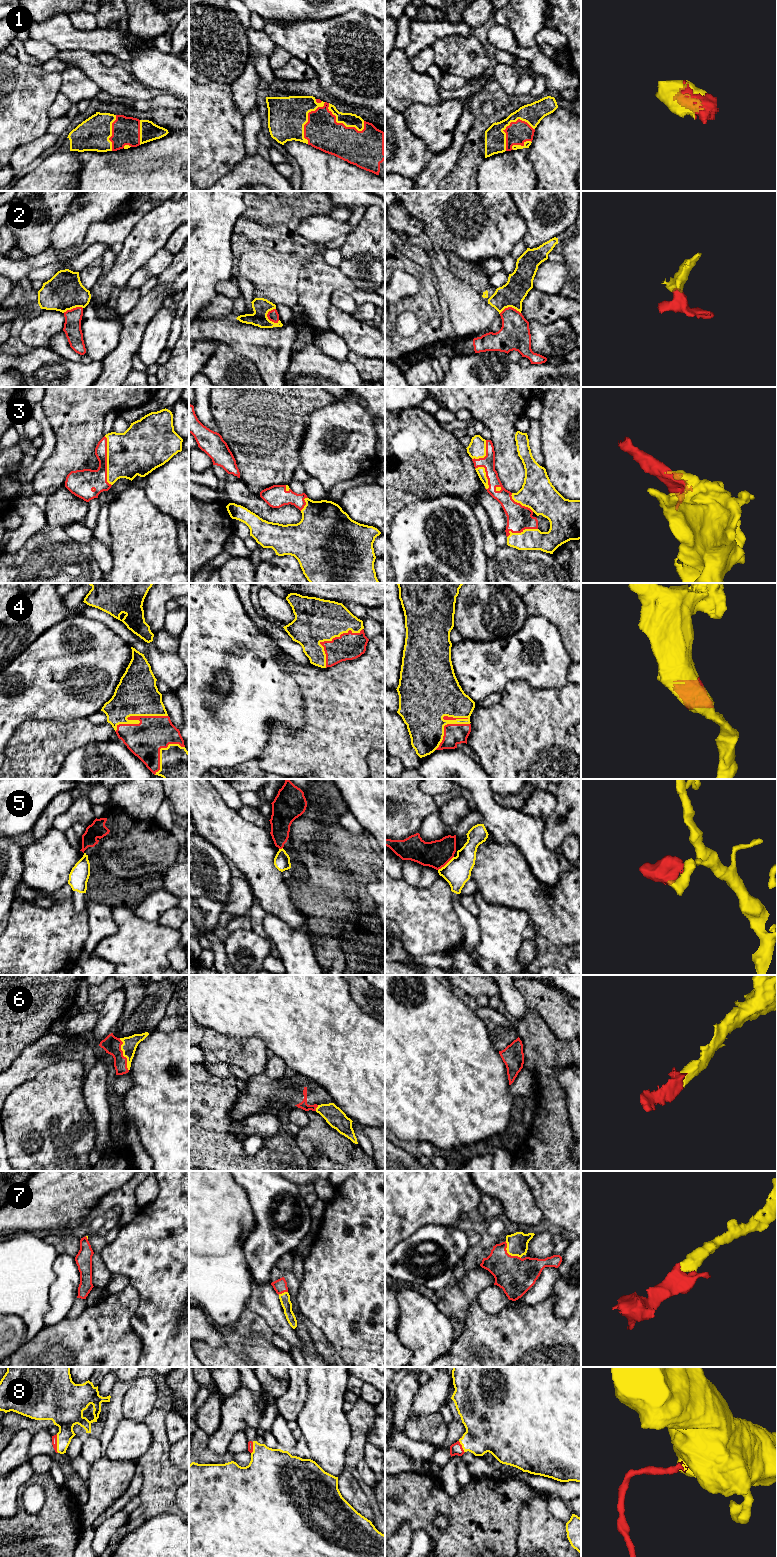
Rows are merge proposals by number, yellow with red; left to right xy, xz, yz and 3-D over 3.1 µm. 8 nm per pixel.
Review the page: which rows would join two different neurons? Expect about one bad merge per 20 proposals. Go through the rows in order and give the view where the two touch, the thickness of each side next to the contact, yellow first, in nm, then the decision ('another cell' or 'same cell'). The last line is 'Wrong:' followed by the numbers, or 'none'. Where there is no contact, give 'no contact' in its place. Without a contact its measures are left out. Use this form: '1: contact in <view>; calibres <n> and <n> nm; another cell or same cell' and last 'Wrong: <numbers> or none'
1: contact in xz; calibres 110 and 280 nm; same cell
2: contact in xz; calibres 140 and 90 nm; same cell
3: contact in xy; calibres 360 and 190 nm; same cell
4: contact in xy; calibres 340 and 280 nm; same cell
5: contact in yz; calibres 220 and 220 nm; another cell
6: contact in xy; calibres 120 and 140 nm; same cell
7: contact in yz; calibres 180 and 300 nm; same cell
8: contact in xy; calibres 240 and 50 nm; same cell
Wrong: 5

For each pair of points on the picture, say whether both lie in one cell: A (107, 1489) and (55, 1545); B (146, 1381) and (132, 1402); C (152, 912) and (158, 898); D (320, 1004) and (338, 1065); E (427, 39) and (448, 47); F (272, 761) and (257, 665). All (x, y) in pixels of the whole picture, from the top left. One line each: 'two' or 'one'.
A: two
B: one
C: one
D: one
E: two
F: two

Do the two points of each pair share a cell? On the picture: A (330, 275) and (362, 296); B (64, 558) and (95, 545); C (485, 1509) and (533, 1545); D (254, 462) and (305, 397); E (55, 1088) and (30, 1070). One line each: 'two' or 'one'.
A: one
B: two
C: two
D: one
E: two

